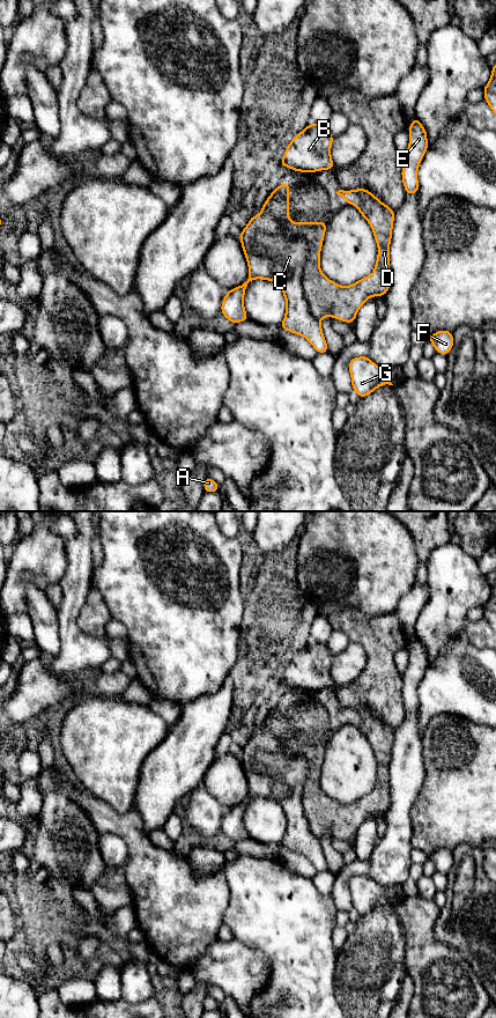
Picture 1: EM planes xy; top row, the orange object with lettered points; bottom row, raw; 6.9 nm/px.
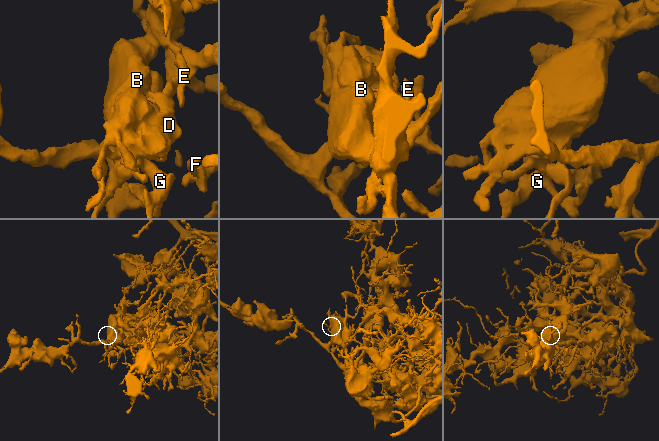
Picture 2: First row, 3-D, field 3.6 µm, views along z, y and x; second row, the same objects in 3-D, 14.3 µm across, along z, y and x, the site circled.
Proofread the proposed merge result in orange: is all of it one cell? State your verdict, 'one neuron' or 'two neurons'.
two neurons

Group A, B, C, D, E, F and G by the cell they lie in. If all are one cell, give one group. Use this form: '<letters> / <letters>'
A B C E F G / D

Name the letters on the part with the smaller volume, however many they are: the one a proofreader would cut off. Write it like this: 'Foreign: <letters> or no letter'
Foreign: D

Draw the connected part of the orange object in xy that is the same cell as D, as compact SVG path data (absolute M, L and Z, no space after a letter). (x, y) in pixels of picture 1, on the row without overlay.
M289 701L279 703L265 720L268 730L294 755L303 755L310 770L303 790L303 809L313 835L324 835L355 841L360 826L372 814L384 814L391 804L390 762L394 729L383 722L369 708L357 707L345 710L339 708L347 723L353 722L372 747L378 765L373 790L350 804L331 799L320 788L320 768L326 740L291 740L289 737Z

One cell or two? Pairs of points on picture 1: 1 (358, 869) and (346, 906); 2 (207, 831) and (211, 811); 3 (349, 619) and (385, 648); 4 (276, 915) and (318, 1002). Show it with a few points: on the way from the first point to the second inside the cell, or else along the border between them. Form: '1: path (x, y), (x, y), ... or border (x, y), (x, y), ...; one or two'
1: path (348, 873), (342, 879), (342, 895); one
2: path (207, 826), (207, 816); one
3: path (358, 628), (369, 632), (376, 639); one
4: path (296, 937), (302, 954), (302, 980); one

